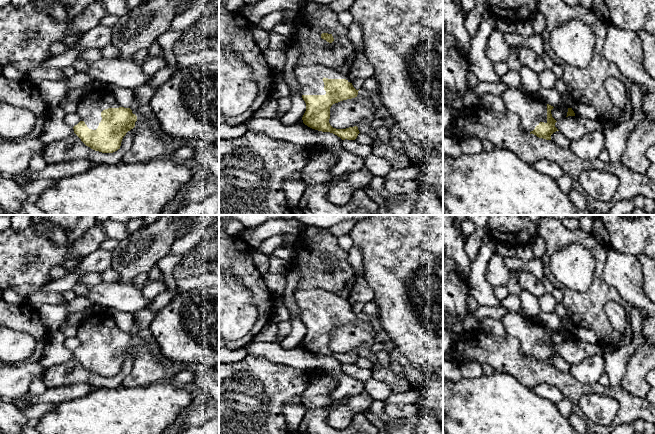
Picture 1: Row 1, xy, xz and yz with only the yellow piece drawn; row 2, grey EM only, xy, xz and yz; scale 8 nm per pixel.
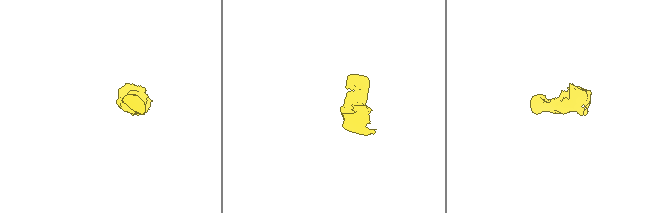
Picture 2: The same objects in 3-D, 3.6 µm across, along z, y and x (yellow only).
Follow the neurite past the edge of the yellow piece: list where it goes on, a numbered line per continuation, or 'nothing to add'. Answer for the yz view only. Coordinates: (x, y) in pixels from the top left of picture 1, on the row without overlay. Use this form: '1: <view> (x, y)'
1: yz (529, 333)

